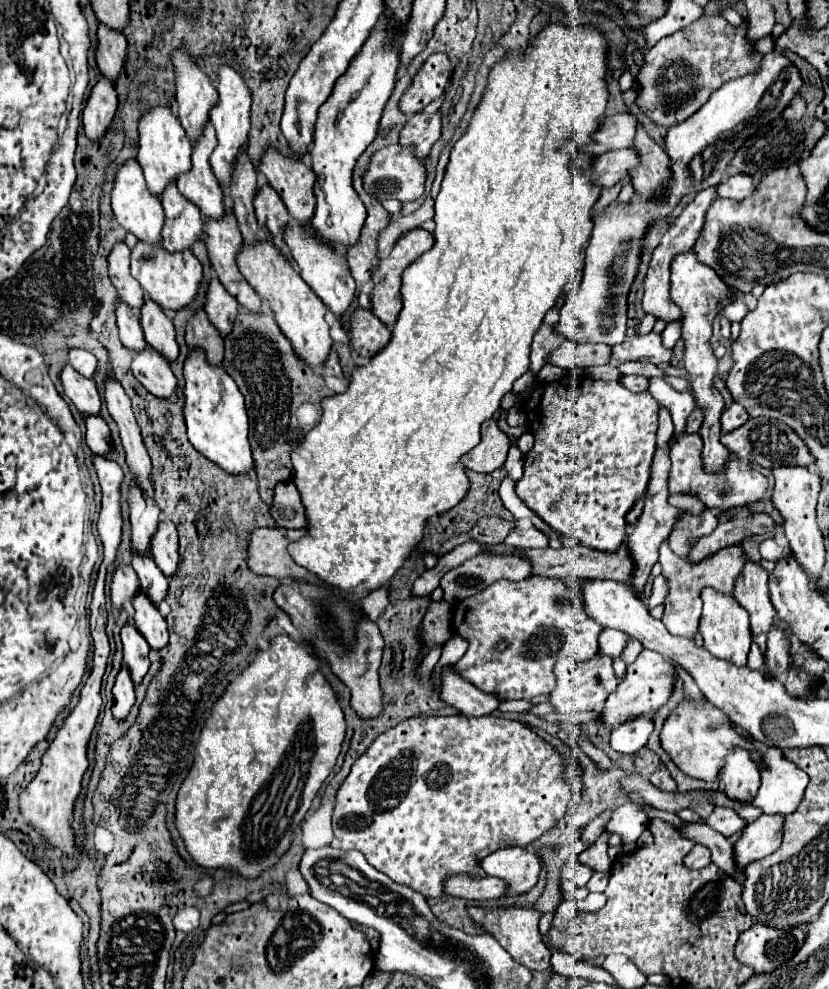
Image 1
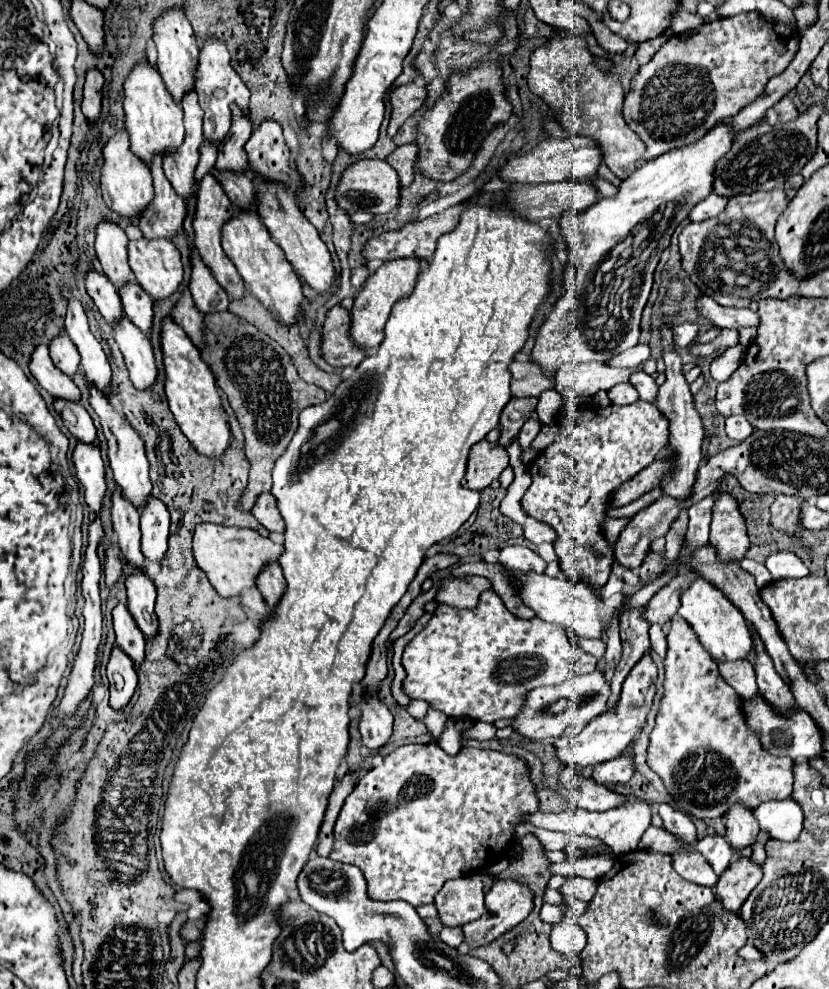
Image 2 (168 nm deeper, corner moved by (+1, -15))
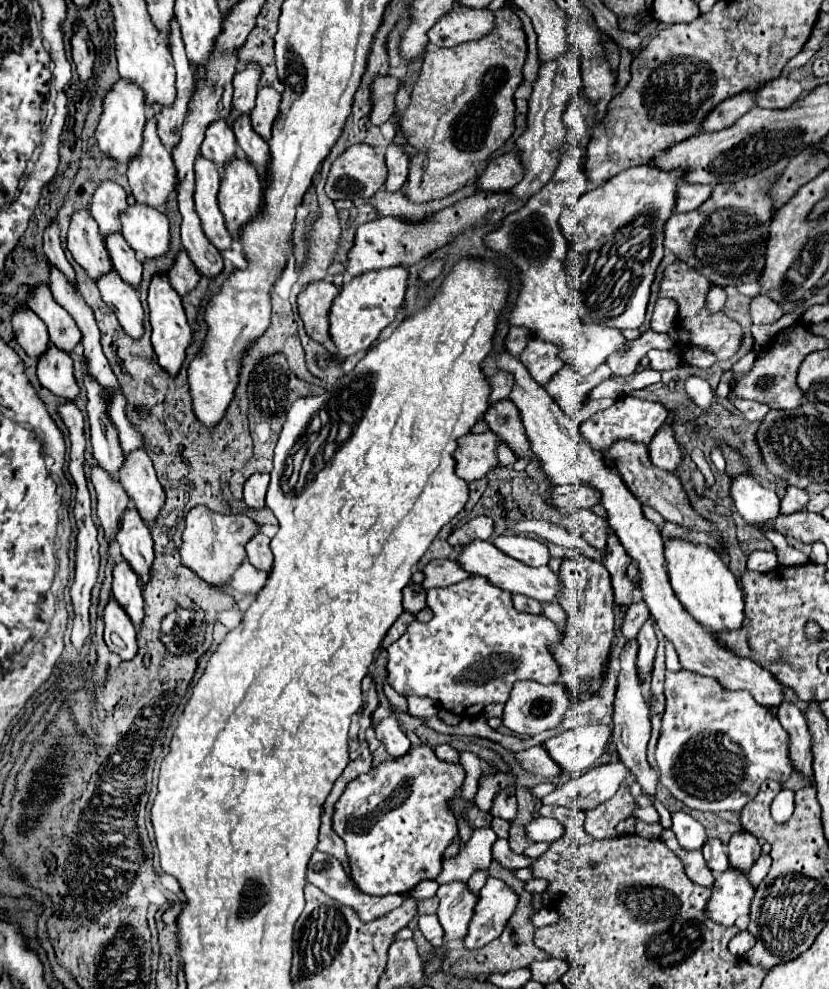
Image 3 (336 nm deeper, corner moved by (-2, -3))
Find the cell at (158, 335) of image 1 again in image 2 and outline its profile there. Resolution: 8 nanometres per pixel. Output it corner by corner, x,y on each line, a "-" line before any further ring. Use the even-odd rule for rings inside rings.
130,282
128,286
124,286
120,290
120,298
122,298
122,308
124,314
132,320
132,324
136,324
142,332
150,334
152,332
152,300
150,296
134,282

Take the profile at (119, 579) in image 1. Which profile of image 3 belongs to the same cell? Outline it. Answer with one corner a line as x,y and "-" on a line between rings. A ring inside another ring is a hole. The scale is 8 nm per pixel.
93,460
91,464
91,482
97,492
97,516
105,528
105,536
111,536
119,530
119,520
129,508
129,496
117,478
107,476
103,468

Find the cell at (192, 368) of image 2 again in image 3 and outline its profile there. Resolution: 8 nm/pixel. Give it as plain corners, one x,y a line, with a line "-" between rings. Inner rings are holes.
165,272
161,274
153,274
151,284
149,284
149,296
147,296
147,304
149,304
149,322
151,322
151,344
153,350
159,358
159,364
163,366
163,370
167,370
171,376
175,376
185,360
185,350
191,344
191,326
185,318
183,306
181,306
181,296
171,288
171,282
167,278

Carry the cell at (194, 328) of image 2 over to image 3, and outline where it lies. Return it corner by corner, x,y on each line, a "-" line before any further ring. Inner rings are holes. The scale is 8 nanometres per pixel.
181,250
175,258
175,264
169,270
169,280
171,286
177,290
179,296
185,296
189,290
195,288
195,284
199,282
199,270
195,268
195,264
191,262
191,258
187,256
185,250

